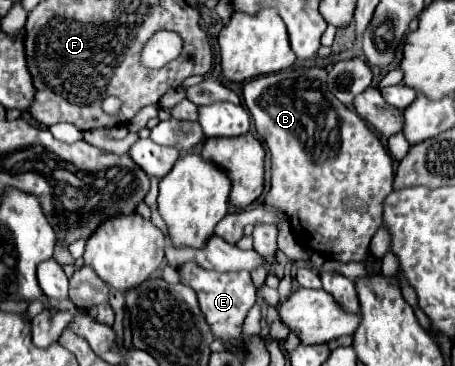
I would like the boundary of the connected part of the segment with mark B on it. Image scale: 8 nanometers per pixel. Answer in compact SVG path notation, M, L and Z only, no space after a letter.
M294 68L294 70L282 70L282 72L276 72L276 74L268 74L268 76L258 76L250 82L244 84L244 102L254 118L254 126L258 130L258 134L262 136L262 140L266 142L268 150L270 150L270 156L272 156L272 168L270 168L270 174L272 174L272 182L270 182L270 190L264 198L264 204L266 206L272 206L272 208L280 208L286 212L290 224L292 224L292 230L294 230L294 236L296 240L300 242L300 246L312 250L312 252L319 252L326 258L336 260L339 262L358 262L362 263L362 260L368 256L368 246L370 246L370 240L372 236L376 234L376 230L380 228L380 214L382 214L382 202L386 198L388 192L392 192L392 182L394 182L394 170L392 170L392 158L388 156L388 152L384 150L378 134L348 106L344 106L342 102L336 102L336 96L328 90L328 84L326 84L326 70L324 68Z

